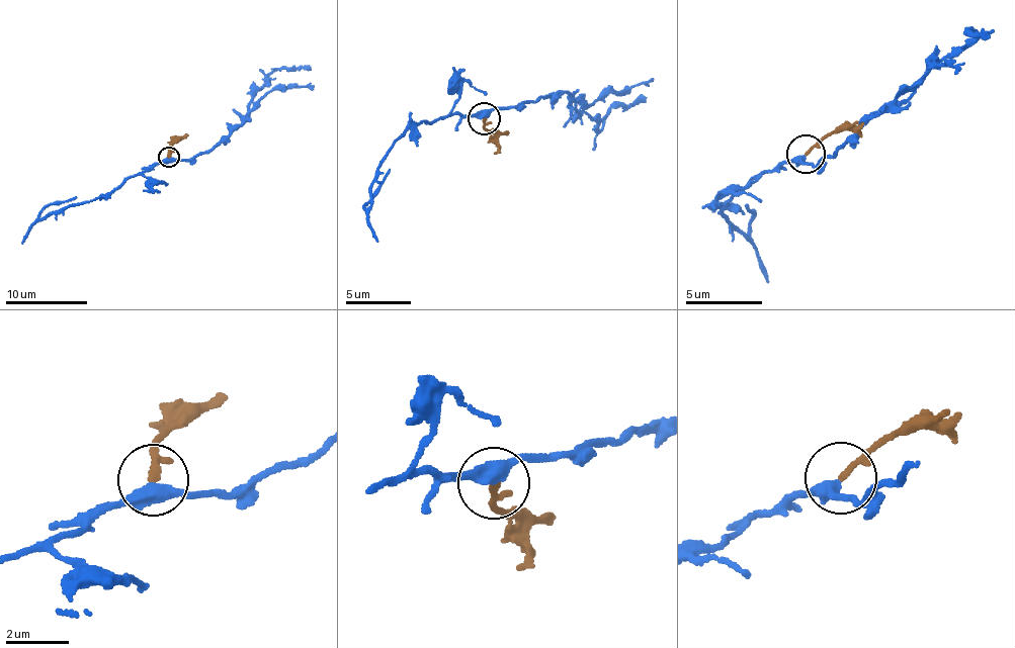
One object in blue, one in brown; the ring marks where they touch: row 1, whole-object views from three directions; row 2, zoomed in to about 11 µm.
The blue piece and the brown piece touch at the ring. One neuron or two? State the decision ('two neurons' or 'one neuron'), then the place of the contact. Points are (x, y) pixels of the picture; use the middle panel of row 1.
one neuron; place (484, 118)

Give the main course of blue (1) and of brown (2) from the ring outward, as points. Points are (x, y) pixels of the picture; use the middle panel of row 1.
1: (485, 117), (492, 111), (567, 93), (577, 110), (594, 116), (600, 129), (613, 108), (635, 107), (648, 96)
2: (483, 117), (488, 131), (508, 134)

